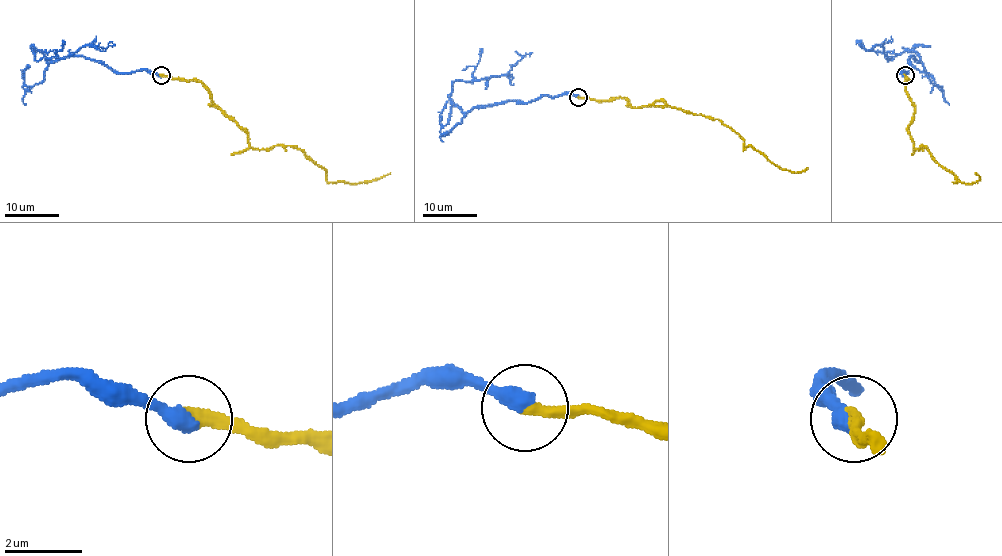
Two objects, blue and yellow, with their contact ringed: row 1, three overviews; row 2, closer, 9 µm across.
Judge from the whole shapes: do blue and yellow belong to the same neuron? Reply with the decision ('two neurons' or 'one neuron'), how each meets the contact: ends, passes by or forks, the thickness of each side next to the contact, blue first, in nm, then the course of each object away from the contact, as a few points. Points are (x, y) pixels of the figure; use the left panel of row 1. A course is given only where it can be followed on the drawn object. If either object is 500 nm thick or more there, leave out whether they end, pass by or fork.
one neuron | blue ends | yellow ends | 440/380 nm | blue via (161, 75), (117, 74), (82, 56), (49, 60), (32, 52), (38, 60), (65, 59), (112, 43) | yellow via (161, 75), (200, 82), (251, 147), (300, 148), (325, 171), (328, 182), (364, 182), (390, 172)

